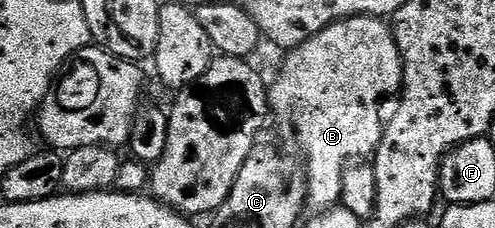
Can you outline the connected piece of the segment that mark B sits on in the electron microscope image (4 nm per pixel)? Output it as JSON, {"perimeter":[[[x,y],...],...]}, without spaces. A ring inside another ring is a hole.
{"perimeter":[[[344,17],[326,25],[317,35],[286,54],[283,66],[270,82],[267,90],[269,109],[279,113],[283,121],[291,124],[299,149],[307,153],[307,204],[311,211],[336,208],[343,195],[343,172],[360,159],[370,158],[383,138],[385,113],[379,110],[382,101],[398,98],[403,88],[403,61],[399,58],[399,45],[391,34],[390,24],[381,17]]]}

